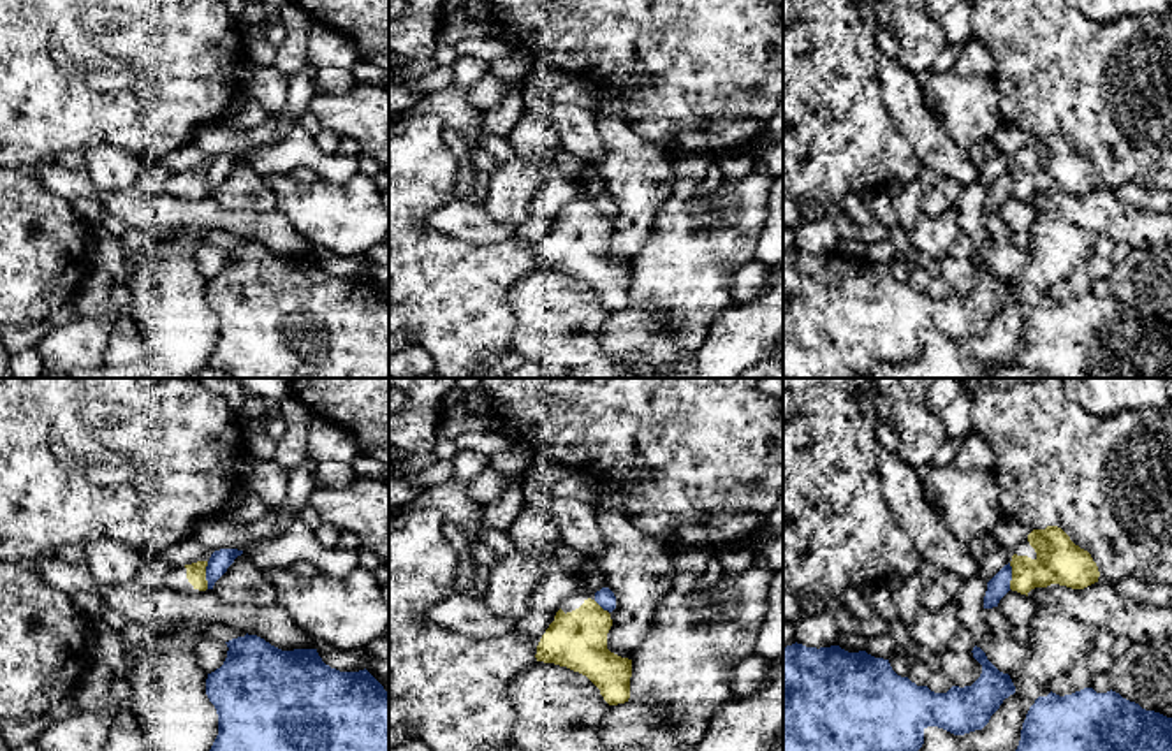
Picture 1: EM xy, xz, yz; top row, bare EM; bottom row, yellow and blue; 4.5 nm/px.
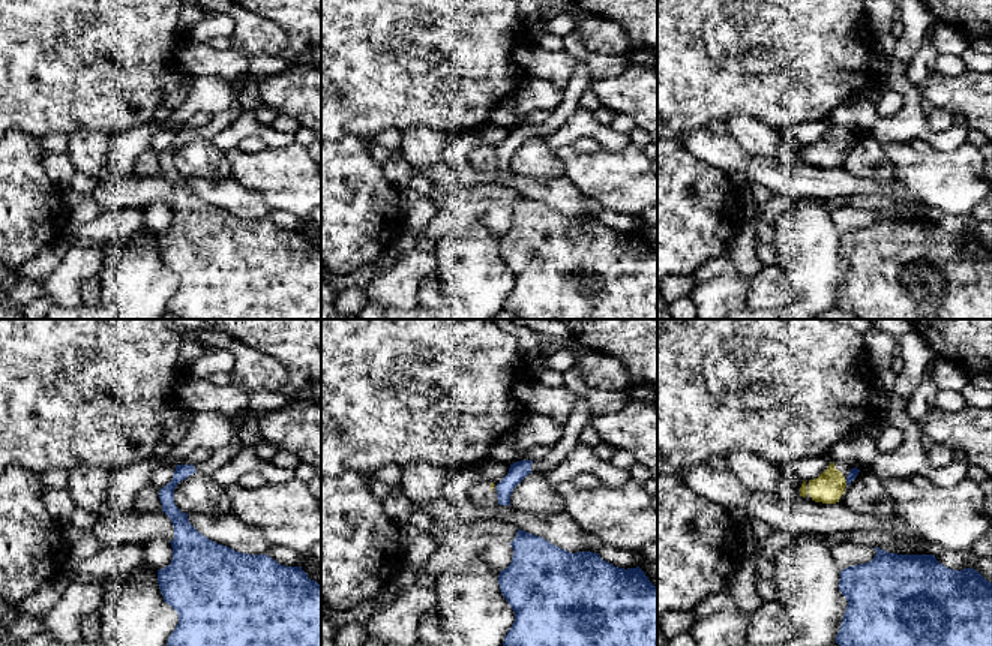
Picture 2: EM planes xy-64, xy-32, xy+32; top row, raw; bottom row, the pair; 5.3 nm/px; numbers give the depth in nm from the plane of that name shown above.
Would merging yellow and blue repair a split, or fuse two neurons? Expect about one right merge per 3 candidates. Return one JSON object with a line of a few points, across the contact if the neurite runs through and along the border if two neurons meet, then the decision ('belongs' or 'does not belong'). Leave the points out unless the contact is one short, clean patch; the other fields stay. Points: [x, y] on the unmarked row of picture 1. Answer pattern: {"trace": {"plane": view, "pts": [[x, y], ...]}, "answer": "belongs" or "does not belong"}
{"trace": {"plane": "xy", "pts": [[208, 167], [206, 194]]}, "answer": "does not belong"}

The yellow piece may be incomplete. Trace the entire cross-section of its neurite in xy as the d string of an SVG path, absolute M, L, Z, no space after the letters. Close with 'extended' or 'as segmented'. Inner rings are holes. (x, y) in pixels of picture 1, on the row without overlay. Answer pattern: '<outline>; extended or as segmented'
M197 167L185 172L176 172L167 179L167 193L178 199L199 201L208 195L206 186L208 167Z; extended

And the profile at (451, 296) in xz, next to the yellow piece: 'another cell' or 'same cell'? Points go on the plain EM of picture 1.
another cell

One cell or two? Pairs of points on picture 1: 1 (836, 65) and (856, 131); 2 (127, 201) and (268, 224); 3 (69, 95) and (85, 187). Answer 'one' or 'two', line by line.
1: one
2: one
3: two

